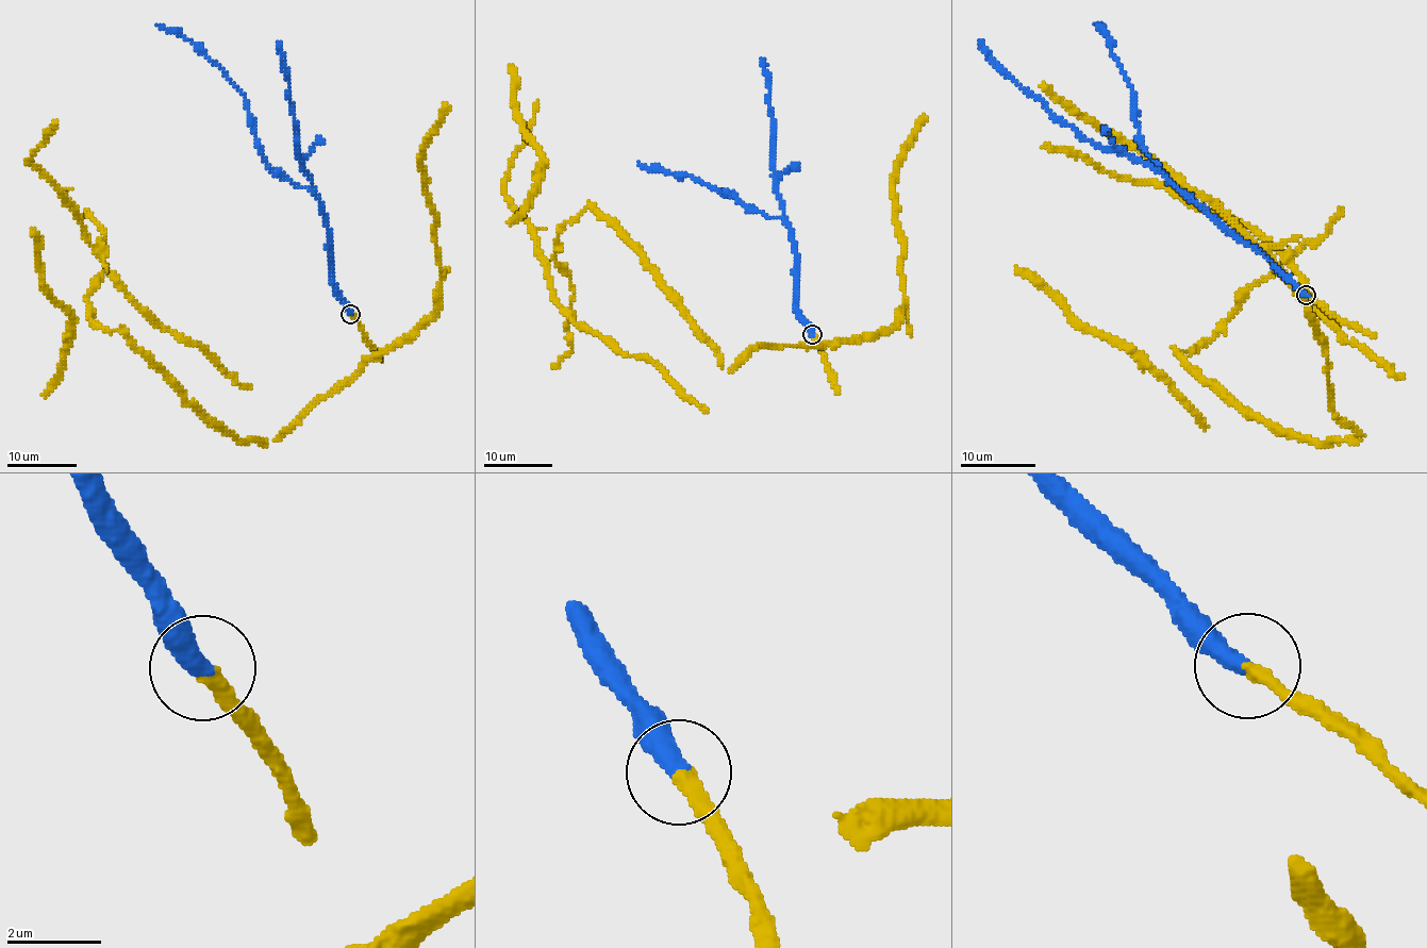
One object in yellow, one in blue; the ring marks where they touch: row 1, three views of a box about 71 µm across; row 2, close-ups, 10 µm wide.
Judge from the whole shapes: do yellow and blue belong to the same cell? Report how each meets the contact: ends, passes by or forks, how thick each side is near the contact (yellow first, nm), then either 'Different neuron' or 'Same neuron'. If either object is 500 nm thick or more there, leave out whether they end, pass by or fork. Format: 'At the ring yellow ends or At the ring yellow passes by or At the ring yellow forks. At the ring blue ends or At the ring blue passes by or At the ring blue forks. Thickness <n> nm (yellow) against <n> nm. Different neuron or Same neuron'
At the ring yellow ends. At the ring blue ends. Thickness 320 nm (yellow) against 440 nm. Same neuron

